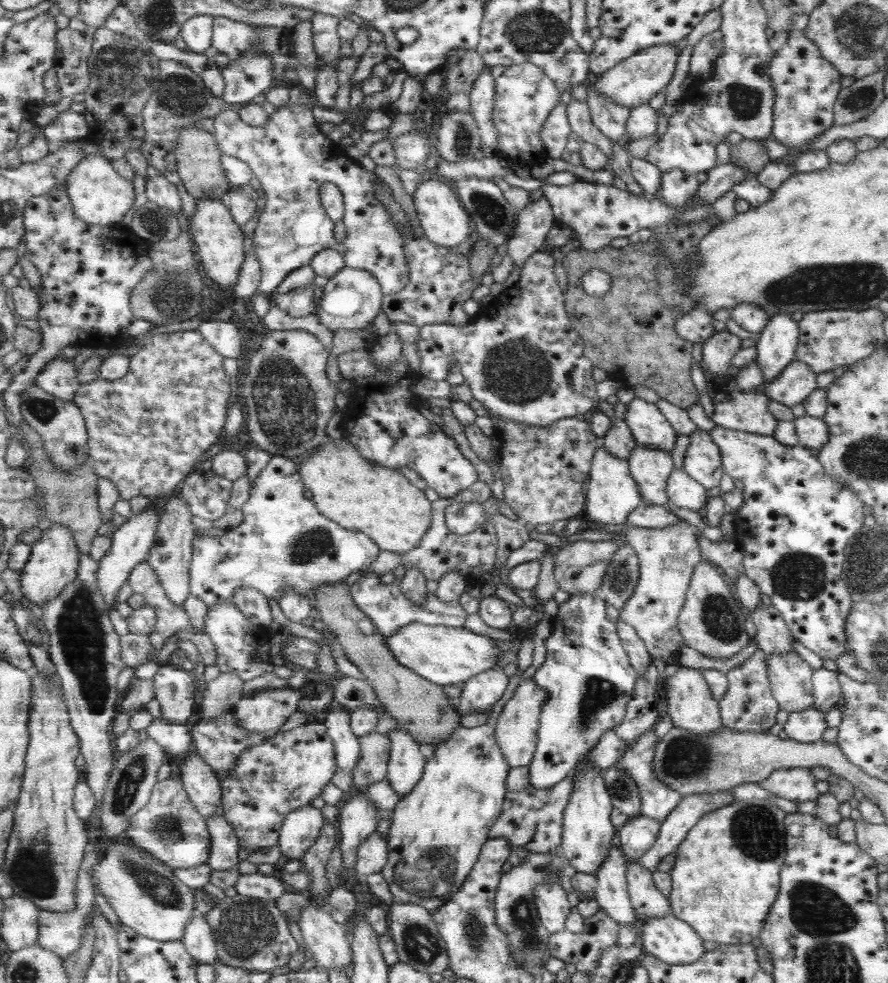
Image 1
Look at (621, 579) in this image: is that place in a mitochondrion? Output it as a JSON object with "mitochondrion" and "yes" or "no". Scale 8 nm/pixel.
{"mitochondrion":"yes"}

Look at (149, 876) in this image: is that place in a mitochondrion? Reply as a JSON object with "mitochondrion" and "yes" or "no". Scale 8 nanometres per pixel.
{"mitochondrion":"yes"}

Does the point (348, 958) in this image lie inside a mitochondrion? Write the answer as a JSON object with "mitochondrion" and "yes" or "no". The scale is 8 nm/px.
{"mitochondrion":"no"}

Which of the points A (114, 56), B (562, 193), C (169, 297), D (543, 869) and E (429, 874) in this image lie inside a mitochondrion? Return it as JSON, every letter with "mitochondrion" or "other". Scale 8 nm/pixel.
{"A":"mitochondrion","B":"other","C":"mitochondrion","D":"mitochondrion","E":"mitochondrion"}

